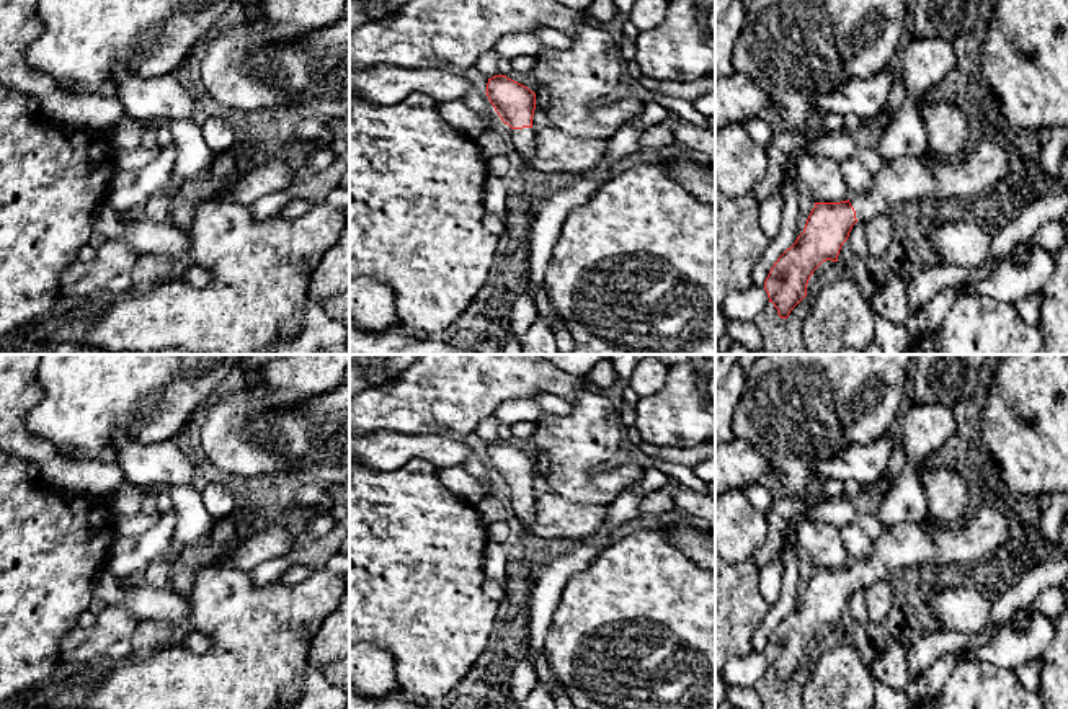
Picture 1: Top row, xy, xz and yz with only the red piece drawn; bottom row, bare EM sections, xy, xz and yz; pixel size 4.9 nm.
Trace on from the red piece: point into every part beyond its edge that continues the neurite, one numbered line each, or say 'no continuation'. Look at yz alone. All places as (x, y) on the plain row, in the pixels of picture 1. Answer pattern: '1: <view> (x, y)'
1: yz (902, 548)

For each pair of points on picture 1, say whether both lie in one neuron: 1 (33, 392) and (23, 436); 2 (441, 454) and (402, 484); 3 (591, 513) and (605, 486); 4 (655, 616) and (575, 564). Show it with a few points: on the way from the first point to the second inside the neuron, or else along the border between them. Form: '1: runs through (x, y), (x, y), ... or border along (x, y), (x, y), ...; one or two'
1: runs through (22, 404), (18, 407), (18, 425); one
2: border along (438, 468), (422, 459), (412, 459), (392, 472); two
3: border along (557, 495), (578, 503), (606, 505); two
4: border along (611, 544), (569, 579), (559, 600); two

